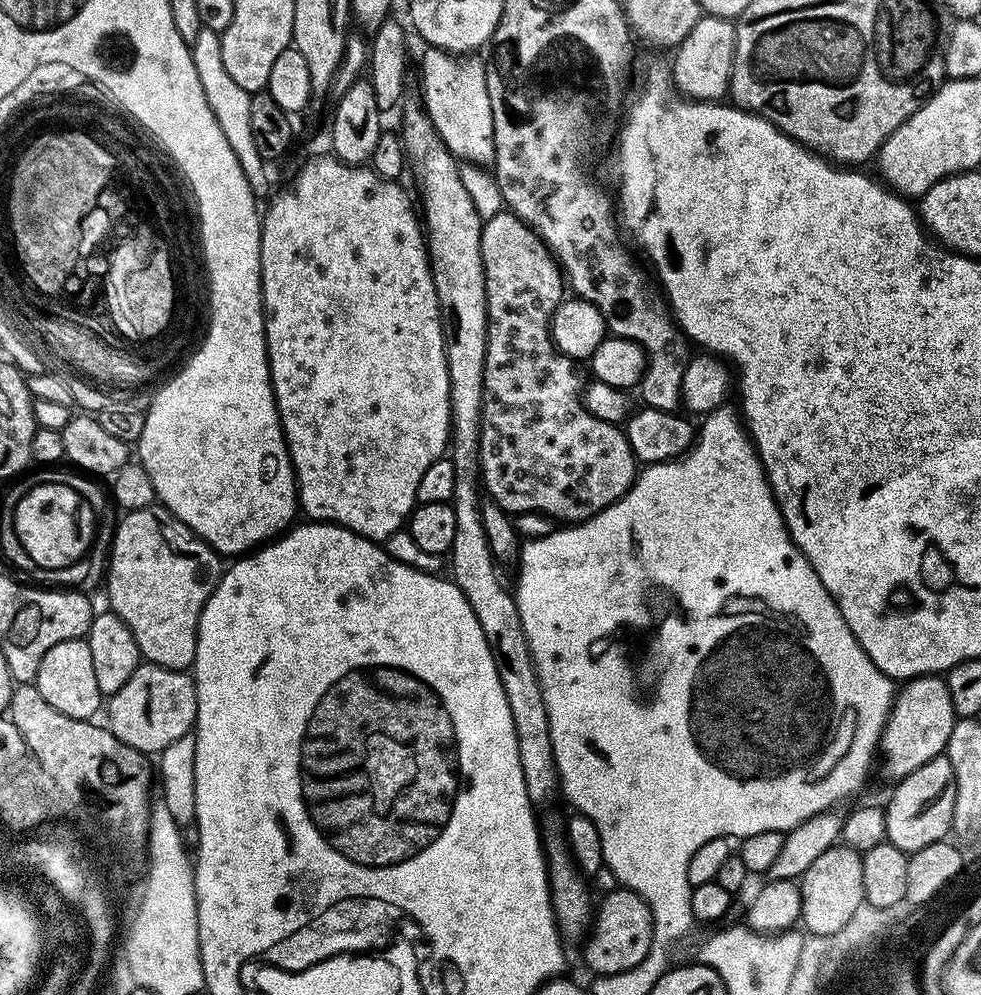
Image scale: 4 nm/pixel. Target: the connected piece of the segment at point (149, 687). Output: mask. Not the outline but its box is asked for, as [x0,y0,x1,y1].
[106,662,196,754]

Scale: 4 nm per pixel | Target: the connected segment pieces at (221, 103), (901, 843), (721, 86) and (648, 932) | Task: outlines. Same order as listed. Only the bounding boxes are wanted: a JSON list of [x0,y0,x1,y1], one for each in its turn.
[[191,28,270,198],[886,754,955,854],[670,15,736,102],[583,886,653,978]]

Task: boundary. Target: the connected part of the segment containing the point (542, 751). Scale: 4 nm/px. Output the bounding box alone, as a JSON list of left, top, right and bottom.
[402,99,559,804]

